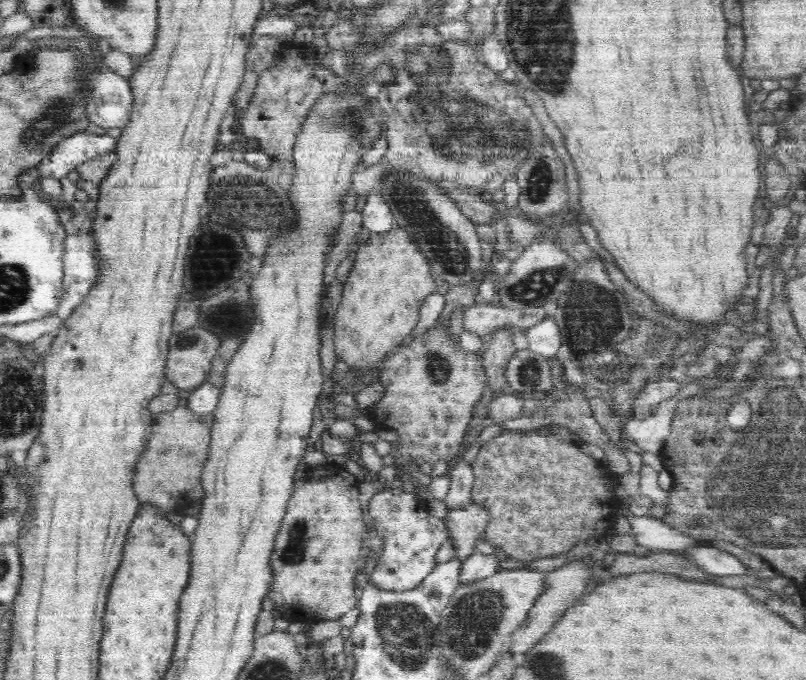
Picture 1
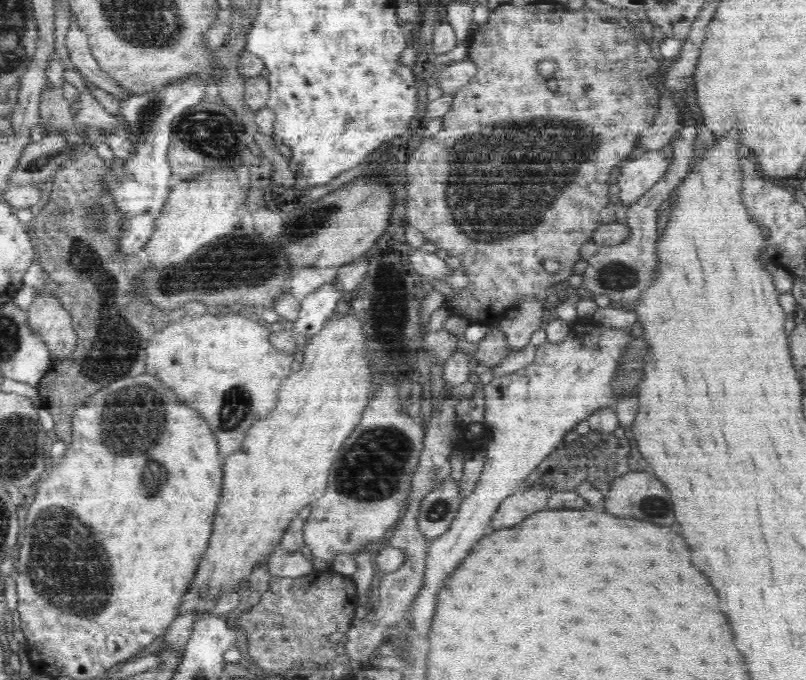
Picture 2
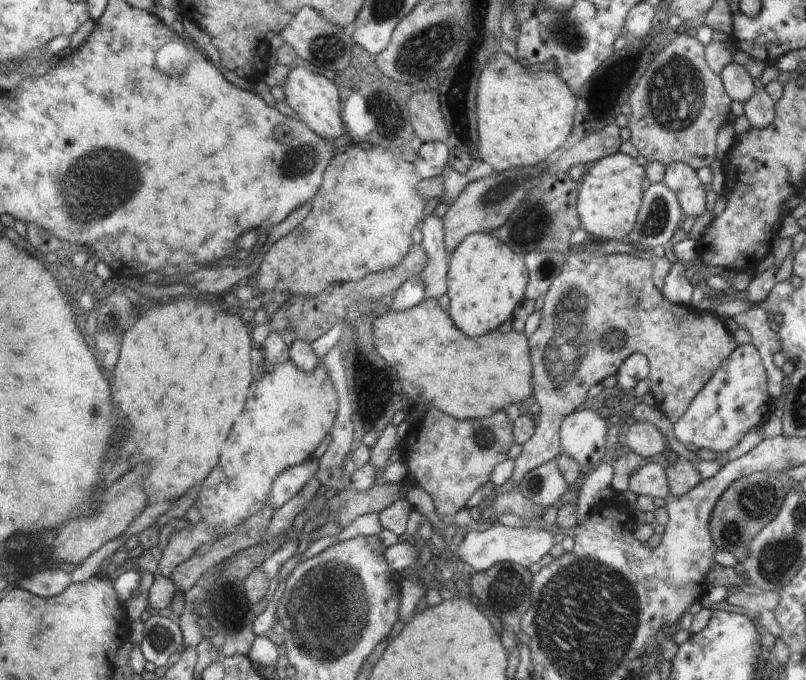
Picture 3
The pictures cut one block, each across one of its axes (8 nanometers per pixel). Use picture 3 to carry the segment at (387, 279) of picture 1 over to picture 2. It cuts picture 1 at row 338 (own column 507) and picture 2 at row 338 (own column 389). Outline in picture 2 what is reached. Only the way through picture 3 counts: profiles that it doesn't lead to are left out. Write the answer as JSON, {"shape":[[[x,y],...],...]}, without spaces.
{"shape":[[[353,314],[334,315],[308,340],[302,368],[298,376],[288,376],[280,384],[274,412],[248,430],[240,450],[224,464],[222,506],[200,568],[190,582],[192,592],[208,600],[238,593],[242,582],[278,548],[292,518],[324,494],[332,462],[368,404],[372,372],[366,346],[363,324]]]}

